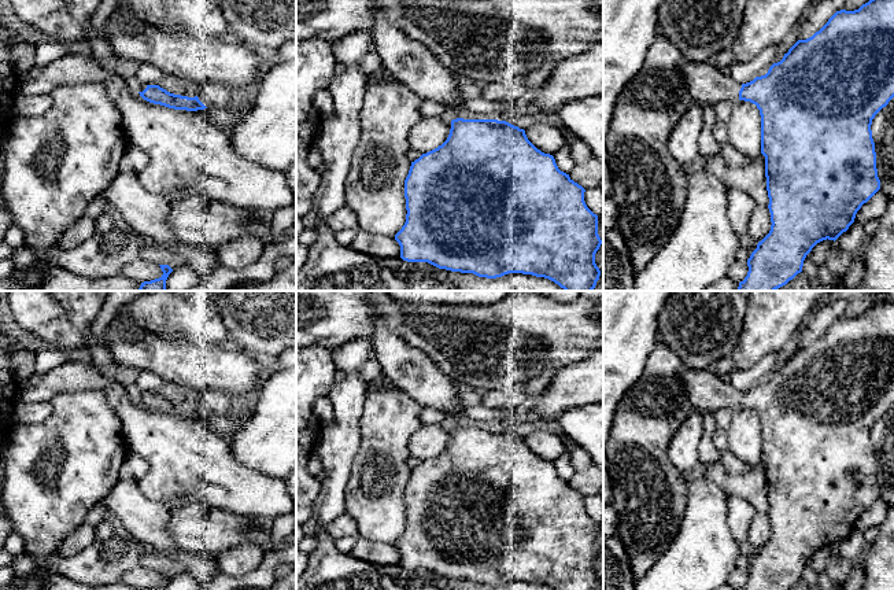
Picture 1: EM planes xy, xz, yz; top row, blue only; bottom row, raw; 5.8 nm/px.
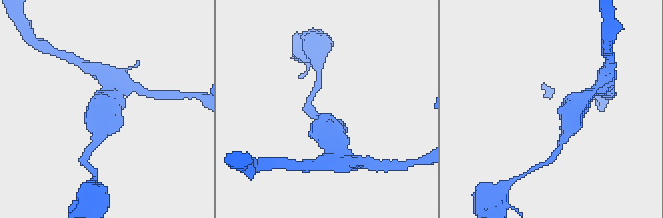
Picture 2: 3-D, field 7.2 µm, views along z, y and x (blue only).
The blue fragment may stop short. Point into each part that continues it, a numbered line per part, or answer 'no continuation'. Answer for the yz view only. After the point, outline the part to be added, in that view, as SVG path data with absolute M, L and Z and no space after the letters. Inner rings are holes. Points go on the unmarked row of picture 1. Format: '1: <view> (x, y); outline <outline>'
1: yz (705, 390); outline M687 369L680 373L688 402L695 412L738 409L742 391L718 377L714 369Z

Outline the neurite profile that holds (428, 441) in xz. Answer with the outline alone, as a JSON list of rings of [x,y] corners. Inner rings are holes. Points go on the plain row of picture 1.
[[[450,424],[439,425],[421,425],[410,438],[407,443],[409,456],[411,458],[418,458],[426,461],[439,453],[442,453],[451,436]]]

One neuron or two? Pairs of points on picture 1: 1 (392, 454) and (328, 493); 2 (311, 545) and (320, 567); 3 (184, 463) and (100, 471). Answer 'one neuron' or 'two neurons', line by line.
1: two neurons
2: two neurons
3: two neurons

